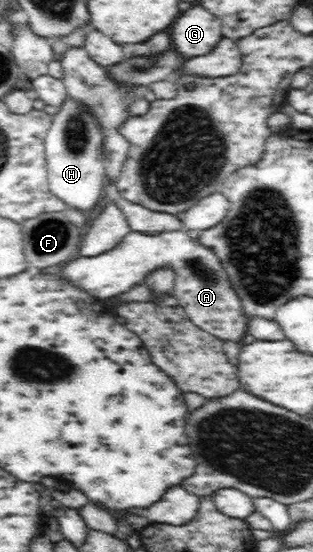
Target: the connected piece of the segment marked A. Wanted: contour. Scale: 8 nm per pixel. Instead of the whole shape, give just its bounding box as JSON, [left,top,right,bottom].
[58,230,247,343]

